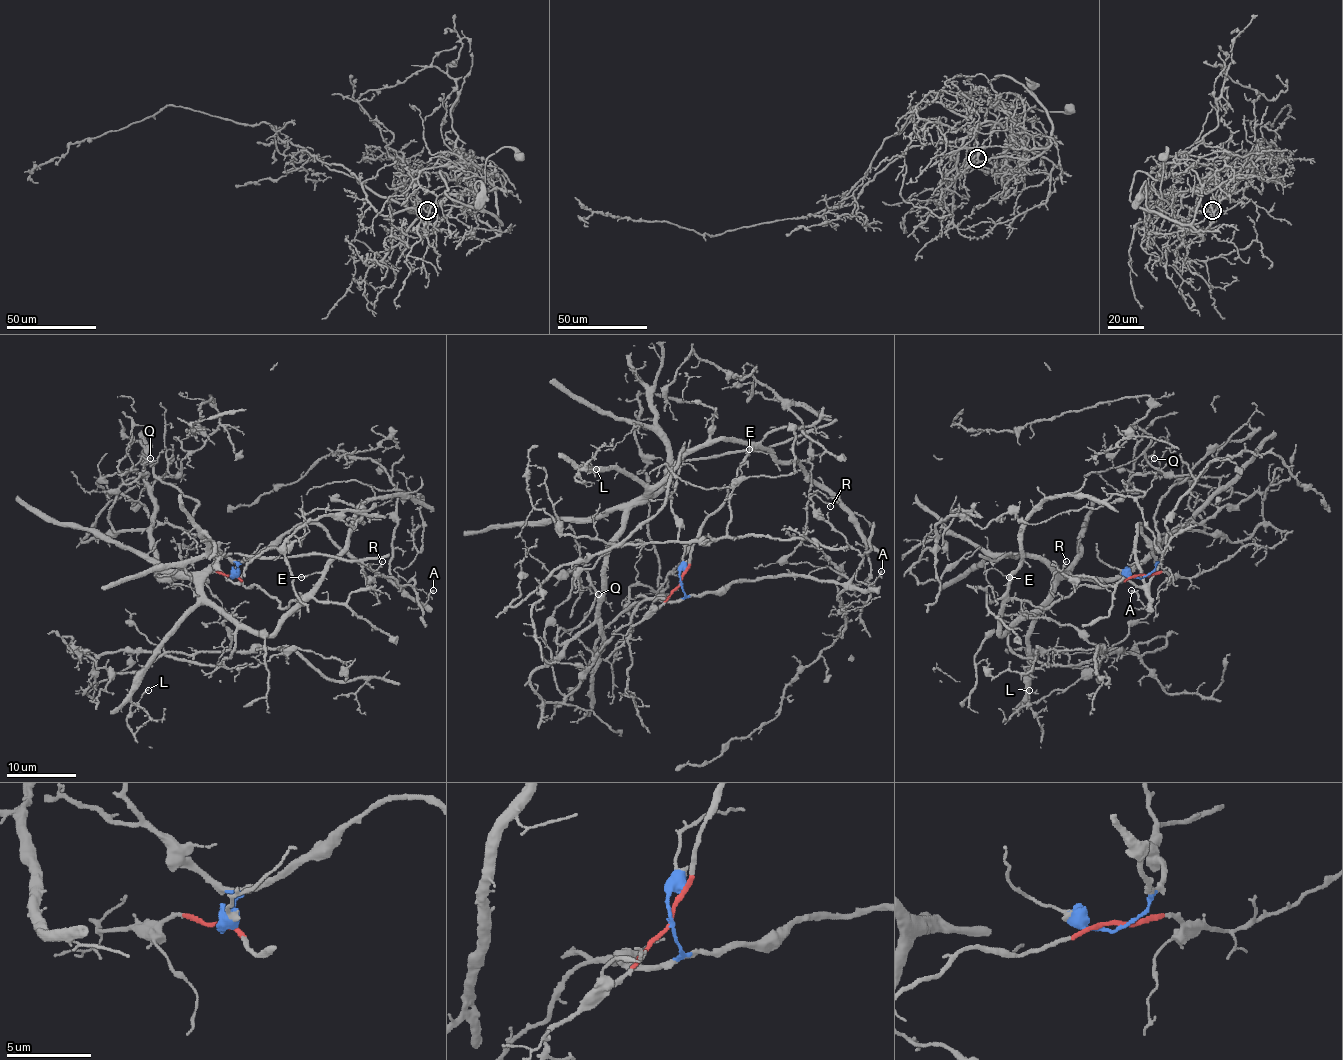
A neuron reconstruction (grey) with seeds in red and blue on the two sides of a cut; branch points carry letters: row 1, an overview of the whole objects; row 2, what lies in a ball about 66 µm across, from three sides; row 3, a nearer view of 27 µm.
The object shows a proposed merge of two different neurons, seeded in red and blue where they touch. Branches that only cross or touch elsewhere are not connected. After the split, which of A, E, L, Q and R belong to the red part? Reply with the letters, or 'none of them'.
E, L

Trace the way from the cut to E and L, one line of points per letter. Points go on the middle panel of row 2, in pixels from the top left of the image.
E: (680, 583), (699, 526), (724, 501), (748, 452), (757, 447), (769, 451), (748, 449)
L: (680, 583), (699, 526), (724, 501), (748, 445), (706, 440), (647, 486), (615, 468), (596, 468)

